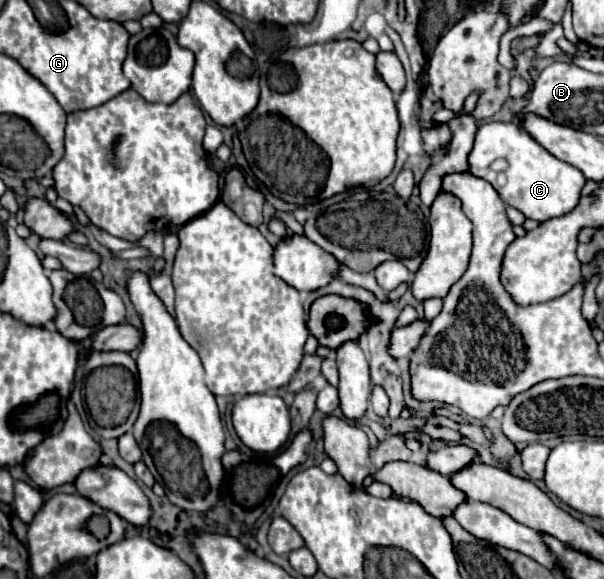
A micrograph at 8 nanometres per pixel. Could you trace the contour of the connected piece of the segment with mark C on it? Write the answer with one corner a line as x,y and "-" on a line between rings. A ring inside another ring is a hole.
515,122
483,124
475,134
469,164
471,164
469,172
473,176
487,180
509,206
523,212
525,218
537,222
569,214
579,204
581,190
587,182
583,172
549,154
535,138
531,138
527,130
519,128
519,124
-
497,158
505,158
509,162
509,168
503,172
493,170
491,166

